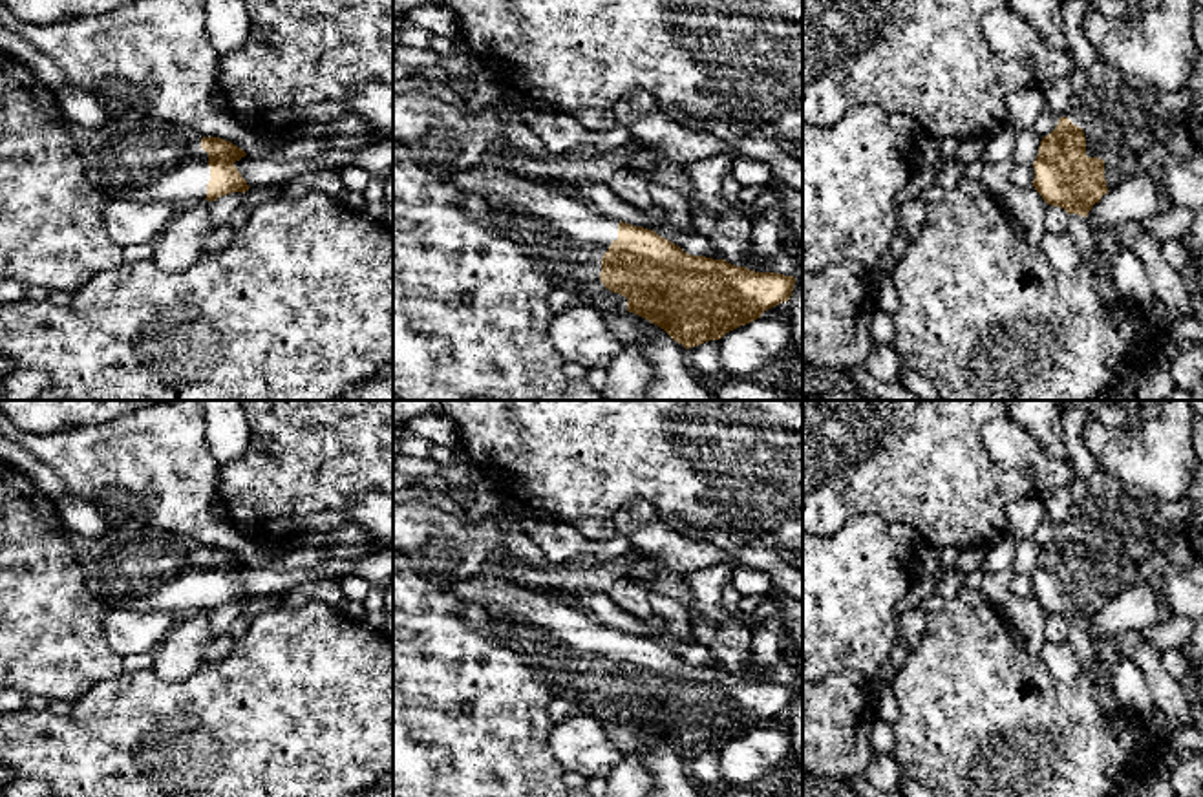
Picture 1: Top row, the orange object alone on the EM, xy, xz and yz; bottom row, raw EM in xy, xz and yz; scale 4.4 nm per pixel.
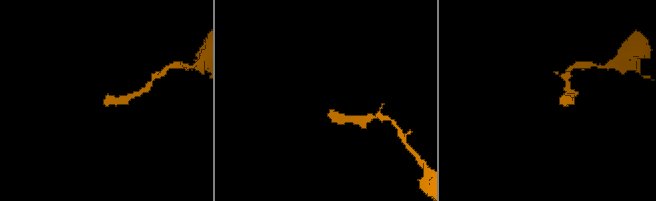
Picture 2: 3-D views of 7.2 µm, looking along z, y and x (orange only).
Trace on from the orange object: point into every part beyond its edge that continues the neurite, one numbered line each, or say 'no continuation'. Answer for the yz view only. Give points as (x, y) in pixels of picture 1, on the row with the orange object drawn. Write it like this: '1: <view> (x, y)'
1: yz (1117, 112)

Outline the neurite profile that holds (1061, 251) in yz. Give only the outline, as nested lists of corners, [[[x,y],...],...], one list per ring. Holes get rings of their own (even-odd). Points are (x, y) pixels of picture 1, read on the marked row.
[[[1046,232],[1038,247],[1042,249],[1051,267],[1060,274],[1071,276],[1079,271],[1082,263],[1082,258],[1071,236]]]

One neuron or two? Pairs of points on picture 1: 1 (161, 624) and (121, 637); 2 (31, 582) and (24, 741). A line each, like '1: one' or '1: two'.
1: one
2: two

